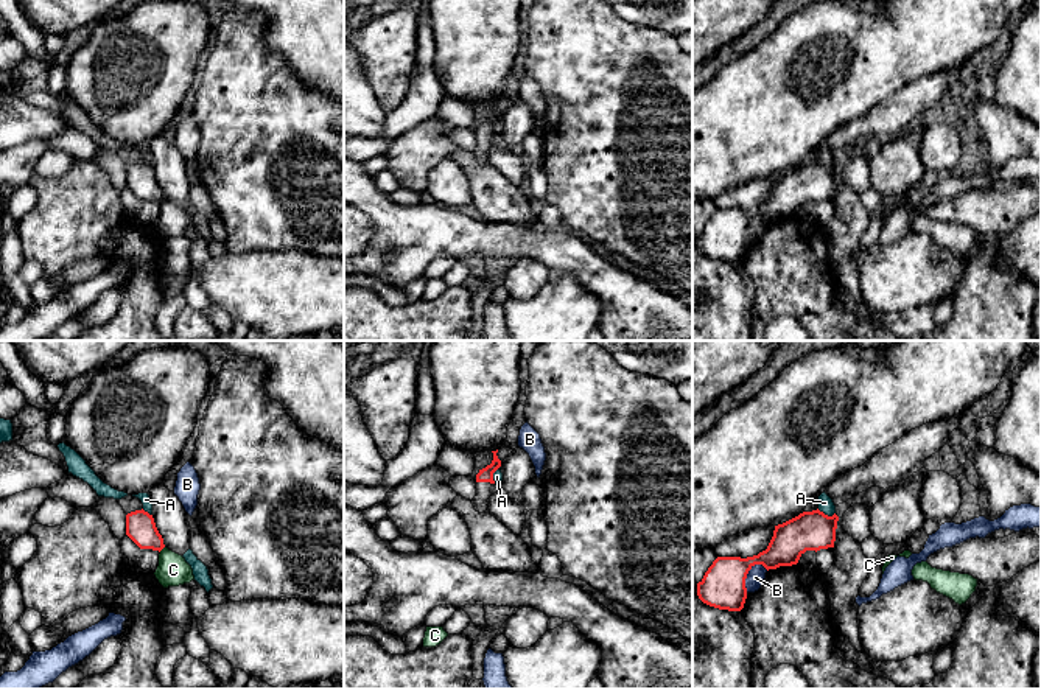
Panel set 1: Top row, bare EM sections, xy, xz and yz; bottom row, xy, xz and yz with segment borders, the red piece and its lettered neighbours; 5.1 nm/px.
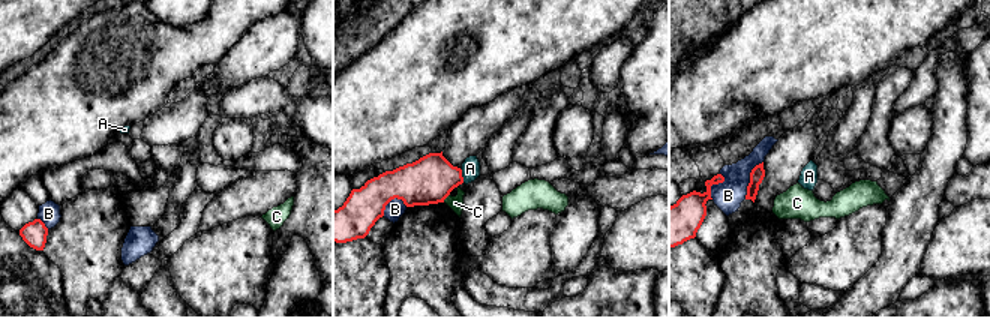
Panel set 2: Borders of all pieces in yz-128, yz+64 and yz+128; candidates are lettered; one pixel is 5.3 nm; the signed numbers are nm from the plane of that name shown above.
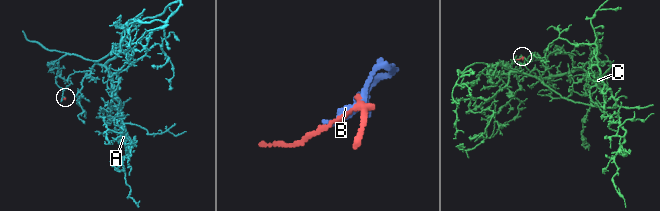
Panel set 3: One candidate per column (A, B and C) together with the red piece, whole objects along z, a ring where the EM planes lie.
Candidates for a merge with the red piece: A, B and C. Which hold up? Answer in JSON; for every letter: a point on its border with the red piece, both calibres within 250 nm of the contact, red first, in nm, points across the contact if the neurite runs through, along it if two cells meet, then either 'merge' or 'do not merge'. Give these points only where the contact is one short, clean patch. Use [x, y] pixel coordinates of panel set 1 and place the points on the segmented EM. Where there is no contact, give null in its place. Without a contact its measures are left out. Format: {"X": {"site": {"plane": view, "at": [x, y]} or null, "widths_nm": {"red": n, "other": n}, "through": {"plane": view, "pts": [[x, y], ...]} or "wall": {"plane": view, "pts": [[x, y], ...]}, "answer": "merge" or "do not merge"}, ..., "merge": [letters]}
{"A": {"site": {"plane": "yz", "at": [827, 515]}, "widths_nm": {"red": 200, "other": 80}, "wall": {"plane": "yz", "pts": [[817, 509], [828, 515], [834, 514]]}, "answer": "do not merge"}, "B": {"site": {"plane": "yz", "at": [746, 576]}, "widths_nm": {"red": 220, "other": 90}, "answer": "do not merge"}, "C": {"site": {"plane": "xy", "at": [161, 549]}, "widths_nm": {"red": 160, "other": 160}, "wall": {"plane": "xy", "pts": [[164, 546], [159, 551]]}, "answer": "do not merge"}, "merge": []}

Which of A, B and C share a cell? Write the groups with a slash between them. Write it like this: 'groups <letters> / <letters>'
groups A / B / C

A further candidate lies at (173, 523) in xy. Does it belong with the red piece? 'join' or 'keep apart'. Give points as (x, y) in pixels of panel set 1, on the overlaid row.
keep apart

